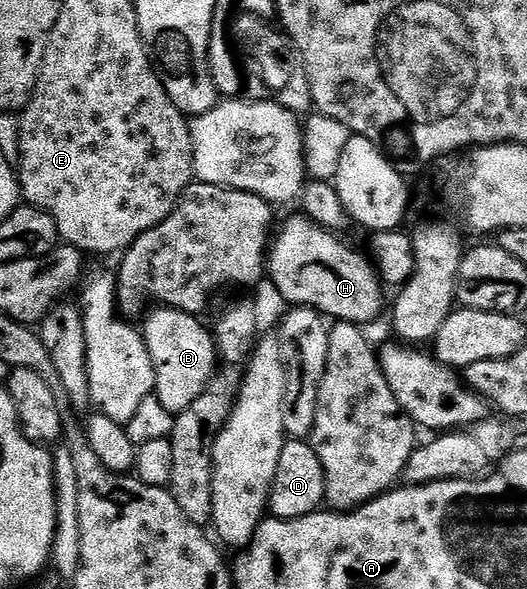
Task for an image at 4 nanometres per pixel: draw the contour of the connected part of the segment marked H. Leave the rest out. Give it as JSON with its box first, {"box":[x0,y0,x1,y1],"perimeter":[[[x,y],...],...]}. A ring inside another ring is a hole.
{"box":[267,213,388,327],"perimeter":[[[296,213],[296,215],[290,216],[283,224],[282,222],[279,224],[277,228],[275,237],[271,242],[271,247],[268,251],[267,256],[267,272],[268,277],[271,277],[279,295],[286,301],[290,302],[291,306],[301,307],[301,308],[312,308],[317,310],[323,316],[330,318],[334,321],[346,321],[352,322],[356,325],[361,325],[363,327],[369,326],[369,321],[374,321],[378,316],[382,313],[382,308],[387,308],[388,305],[388,297],[386,301],[386,297],[382,294],[382,289],[384,290],[383,282],[380,280],[379,274],[376,272],[375,266],[371,264],[369,260],[365,261],[361,255],[354,251],[352,248],[348,247],[346,244],[342,243],[340,240],[336,239],[337,237],[329,228],[325,226],[320,226],[316,222],[314,222],[308,215],[303,213]]]}

